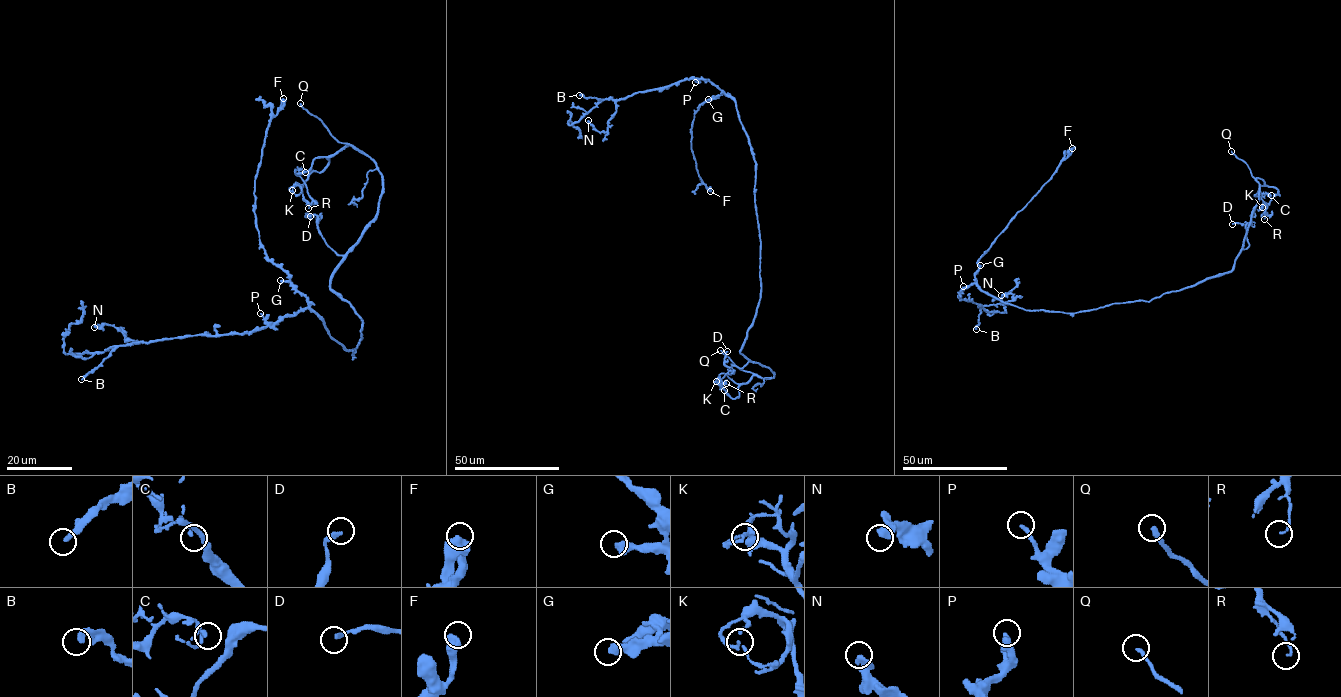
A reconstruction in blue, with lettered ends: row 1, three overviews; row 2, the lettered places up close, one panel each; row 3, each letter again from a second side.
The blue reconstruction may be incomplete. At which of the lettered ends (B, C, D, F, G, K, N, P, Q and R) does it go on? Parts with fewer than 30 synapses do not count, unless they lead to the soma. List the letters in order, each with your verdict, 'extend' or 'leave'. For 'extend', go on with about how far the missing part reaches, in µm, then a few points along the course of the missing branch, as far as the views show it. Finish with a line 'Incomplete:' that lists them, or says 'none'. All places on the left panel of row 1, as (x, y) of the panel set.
B: leave
C: leave
D: leave
F: leave
G: leave
K: leave
N: leave
P: leave
Q: extend | 15 µm | (300, 103), (282, 71), (276, 71)
R: leave
Incomplete: Q

